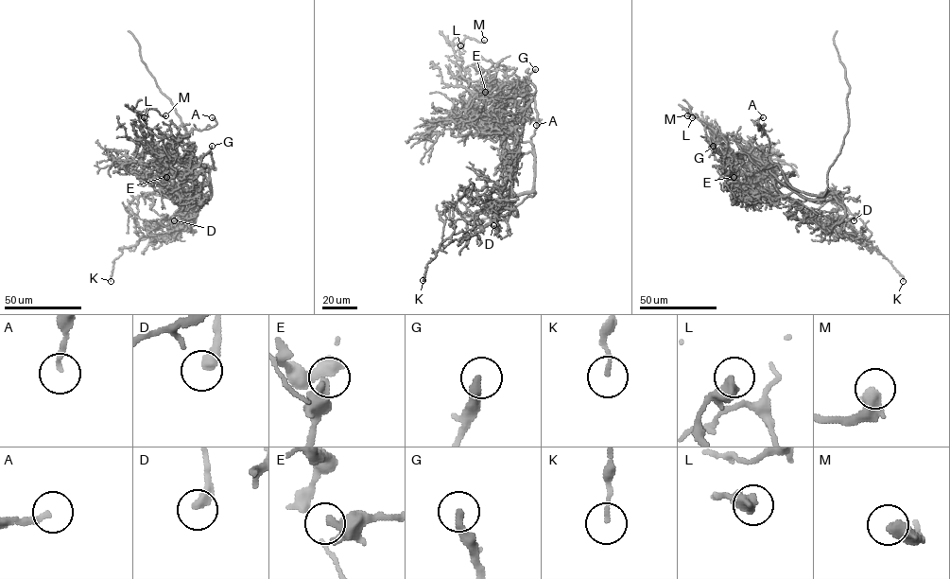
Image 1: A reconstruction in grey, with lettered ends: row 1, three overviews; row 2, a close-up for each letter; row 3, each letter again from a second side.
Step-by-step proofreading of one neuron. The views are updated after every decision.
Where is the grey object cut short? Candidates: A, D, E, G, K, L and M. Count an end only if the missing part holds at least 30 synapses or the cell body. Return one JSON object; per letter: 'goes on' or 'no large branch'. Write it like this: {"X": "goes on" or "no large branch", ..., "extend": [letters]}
{"A": "no large branch", "D": "no large branch", "E": "no large branch", "G": "no large branch", "K": "no large branch", "L": "no large branch", "M": "no large branch", "extend": []}

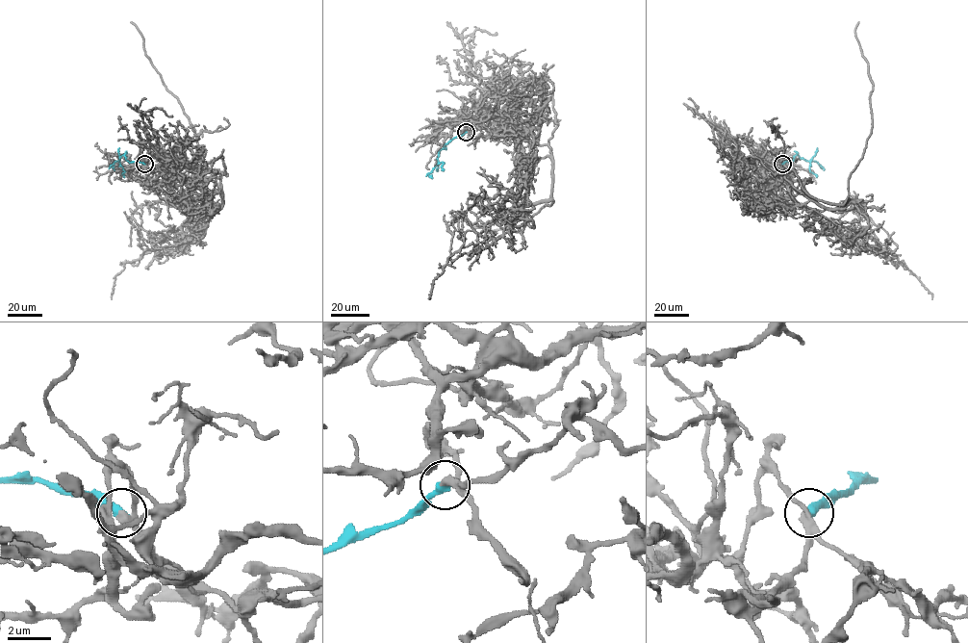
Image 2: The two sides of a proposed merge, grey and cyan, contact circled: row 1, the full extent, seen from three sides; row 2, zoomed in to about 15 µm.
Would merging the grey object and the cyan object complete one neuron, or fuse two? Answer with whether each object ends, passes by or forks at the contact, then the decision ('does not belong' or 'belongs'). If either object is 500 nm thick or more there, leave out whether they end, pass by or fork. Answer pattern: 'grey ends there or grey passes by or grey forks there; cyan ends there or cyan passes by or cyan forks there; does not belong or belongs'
grey passes by; cyan ends there; belongs

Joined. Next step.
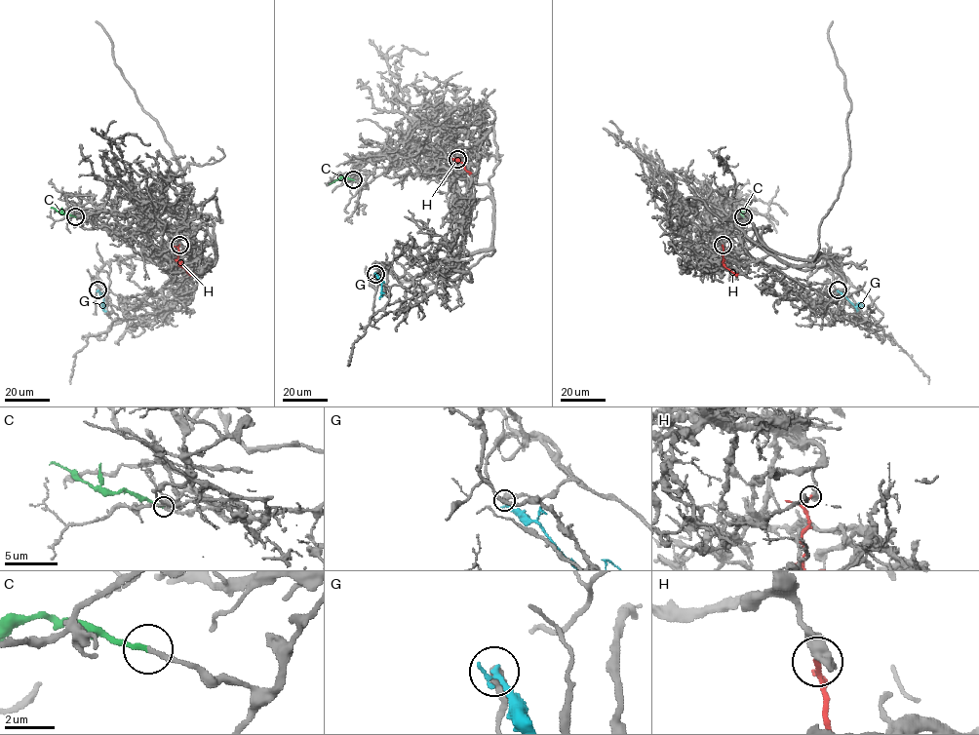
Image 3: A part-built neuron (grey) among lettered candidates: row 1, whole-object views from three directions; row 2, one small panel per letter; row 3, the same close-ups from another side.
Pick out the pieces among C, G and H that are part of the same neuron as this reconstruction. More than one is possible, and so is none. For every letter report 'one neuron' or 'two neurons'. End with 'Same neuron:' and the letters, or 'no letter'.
C: one neuron
G: two neurons
H: two neurons
Same neuron: C

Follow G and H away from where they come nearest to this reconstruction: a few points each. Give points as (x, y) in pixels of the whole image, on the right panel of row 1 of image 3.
G: (838, 290), (856, 308), (860, 303), (863, 306)
H: (723, 245), (723, 264), (737, 276)

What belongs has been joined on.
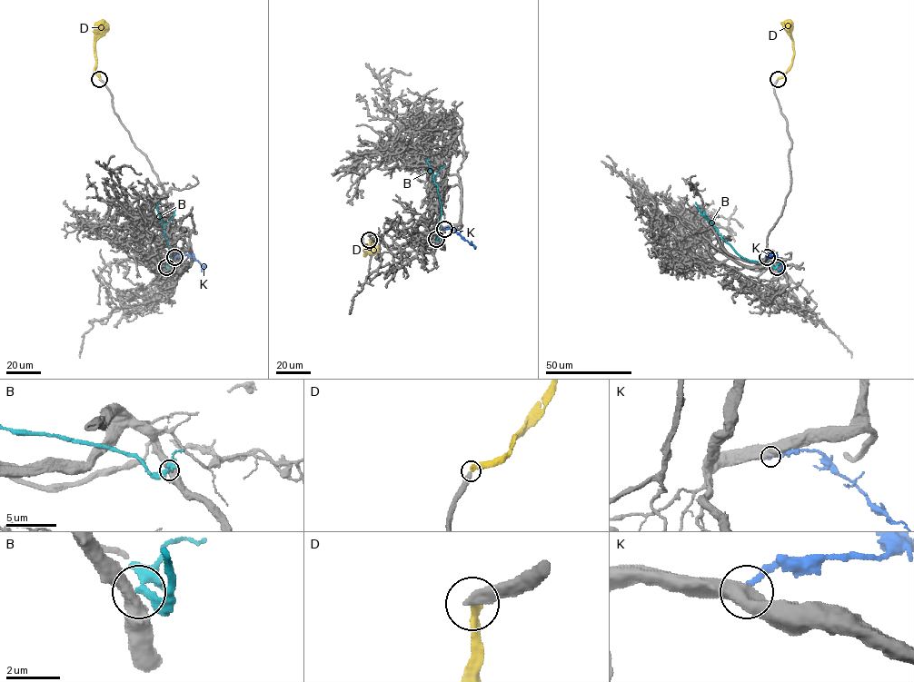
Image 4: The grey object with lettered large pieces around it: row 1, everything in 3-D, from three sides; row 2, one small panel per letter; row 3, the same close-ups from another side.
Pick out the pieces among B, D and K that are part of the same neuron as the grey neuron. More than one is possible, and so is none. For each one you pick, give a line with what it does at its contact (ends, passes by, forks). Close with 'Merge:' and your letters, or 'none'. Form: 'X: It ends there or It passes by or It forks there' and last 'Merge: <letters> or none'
Merge: none

